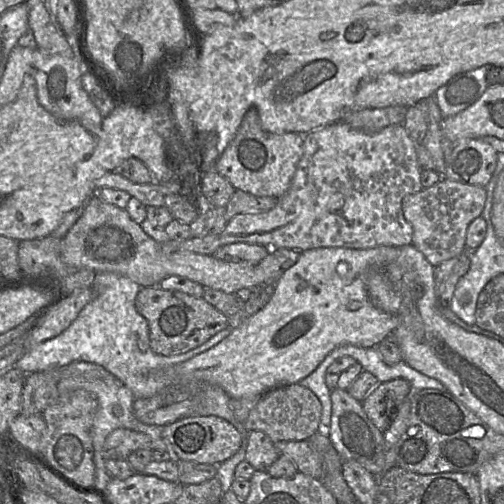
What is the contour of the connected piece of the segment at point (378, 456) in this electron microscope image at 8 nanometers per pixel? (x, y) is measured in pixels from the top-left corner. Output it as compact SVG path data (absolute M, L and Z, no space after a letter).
M339 387L331 391L331 401L332 414L328 437L340 457L357 461L376 477L396 466L394 446L387 445L384 432L368 418L361 402Z

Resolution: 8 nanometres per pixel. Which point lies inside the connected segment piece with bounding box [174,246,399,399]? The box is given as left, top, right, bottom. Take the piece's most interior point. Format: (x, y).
(321, 302)

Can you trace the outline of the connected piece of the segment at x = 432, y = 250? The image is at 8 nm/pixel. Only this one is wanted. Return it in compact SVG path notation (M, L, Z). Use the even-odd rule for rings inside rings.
M445 177L431 187L405 196L402 206L404 216L413 228L412 244L433 266L459 257L466 251L468 227L482 215L486 198L485 187L464 184Z

